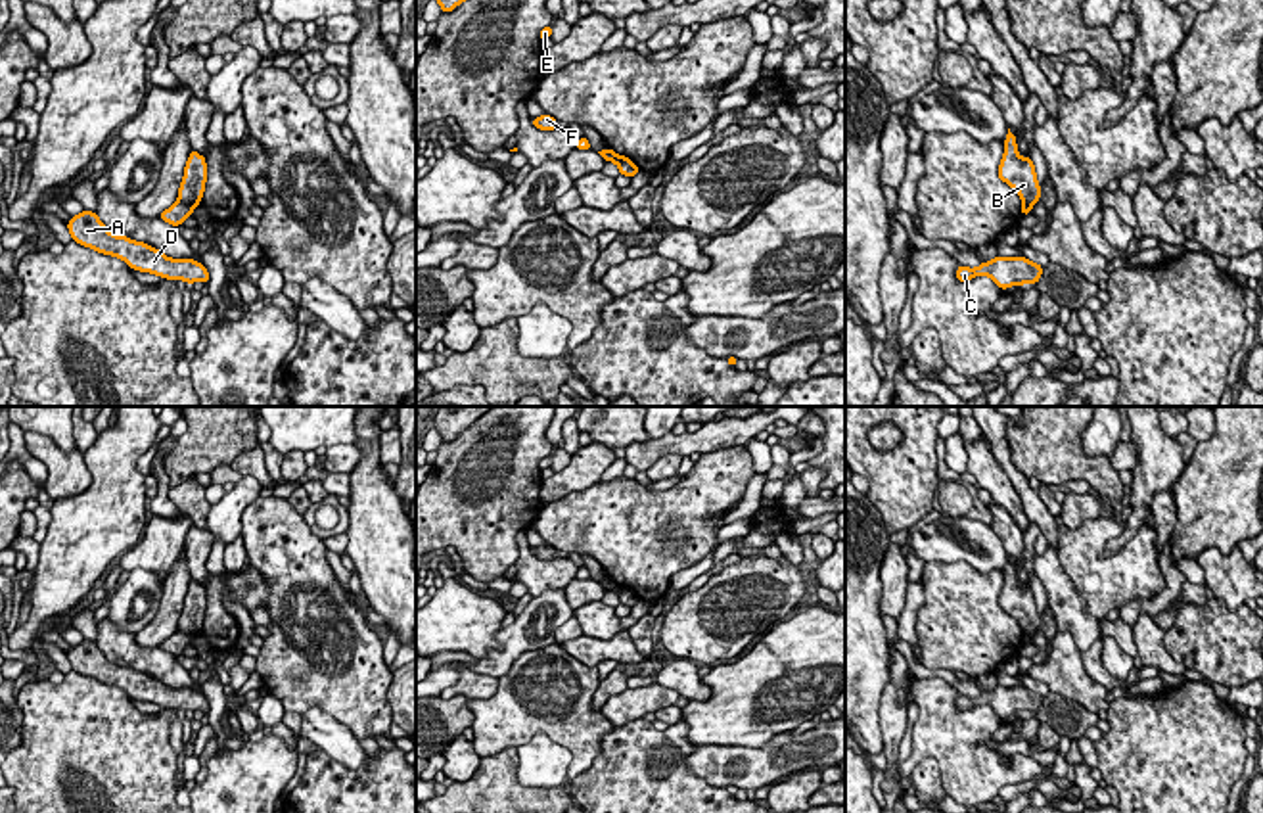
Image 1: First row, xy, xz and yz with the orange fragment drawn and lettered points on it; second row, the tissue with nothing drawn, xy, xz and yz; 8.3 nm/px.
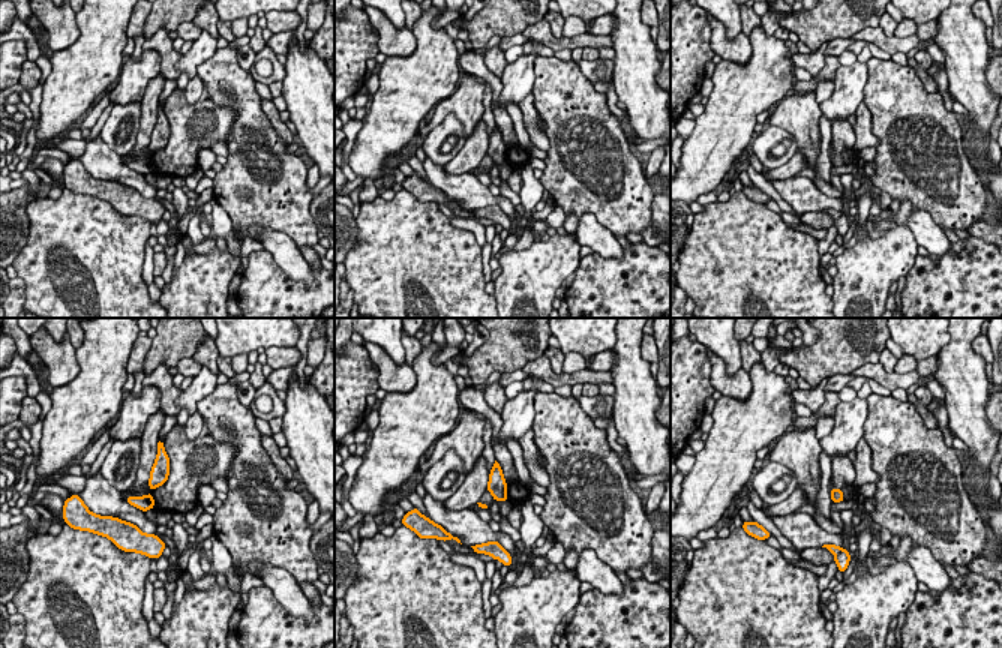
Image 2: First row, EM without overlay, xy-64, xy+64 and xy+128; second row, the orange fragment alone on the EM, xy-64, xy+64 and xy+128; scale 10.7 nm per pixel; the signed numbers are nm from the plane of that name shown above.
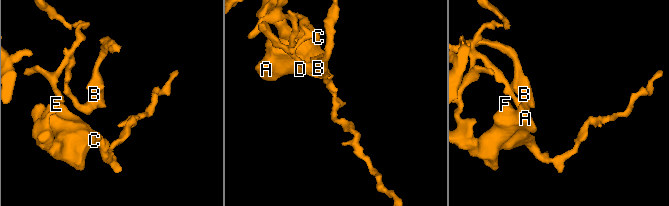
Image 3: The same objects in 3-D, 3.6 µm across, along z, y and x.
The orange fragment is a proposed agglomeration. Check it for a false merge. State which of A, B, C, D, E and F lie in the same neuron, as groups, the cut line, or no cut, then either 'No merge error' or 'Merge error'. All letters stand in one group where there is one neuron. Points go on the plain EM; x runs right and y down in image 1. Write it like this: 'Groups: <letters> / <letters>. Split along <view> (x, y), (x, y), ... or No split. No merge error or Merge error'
Groups: A C D E F / B. Split along xy (179, 629), (192, 637). Merge error

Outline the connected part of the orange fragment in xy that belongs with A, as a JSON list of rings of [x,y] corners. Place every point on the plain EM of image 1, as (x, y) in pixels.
[[[82,640],[67,652],[73,671],[92,677],[98,683],[123,688],[130,698],[151,702],[169,709],[209,713],[209,702],[194,688],[169,688],[155,677],[111,663],[92,640]]]

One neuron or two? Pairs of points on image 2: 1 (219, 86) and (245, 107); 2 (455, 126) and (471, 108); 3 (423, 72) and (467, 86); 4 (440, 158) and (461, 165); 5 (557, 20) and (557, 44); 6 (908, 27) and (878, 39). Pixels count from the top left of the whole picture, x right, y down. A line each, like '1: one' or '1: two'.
1: one
2: two
3: two
4: two
5: two
6: two

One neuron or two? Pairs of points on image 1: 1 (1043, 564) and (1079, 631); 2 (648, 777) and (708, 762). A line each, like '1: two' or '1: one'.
1: one
2: two

